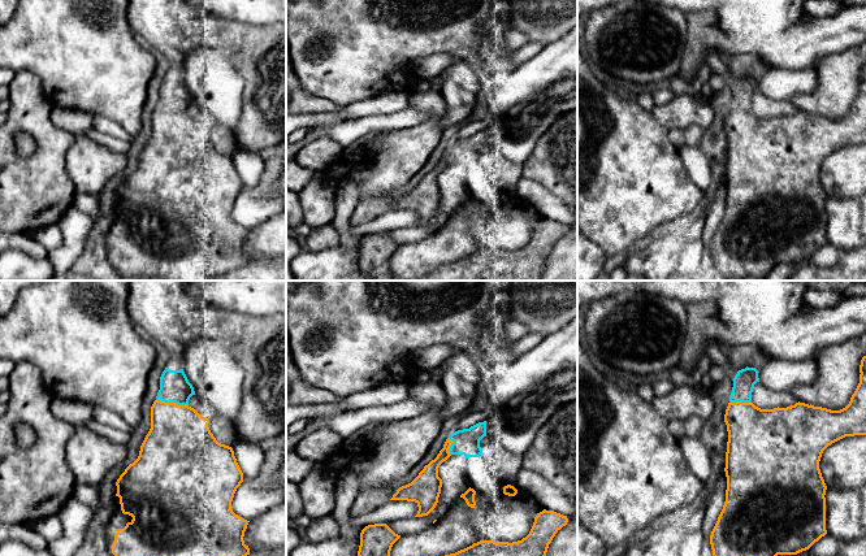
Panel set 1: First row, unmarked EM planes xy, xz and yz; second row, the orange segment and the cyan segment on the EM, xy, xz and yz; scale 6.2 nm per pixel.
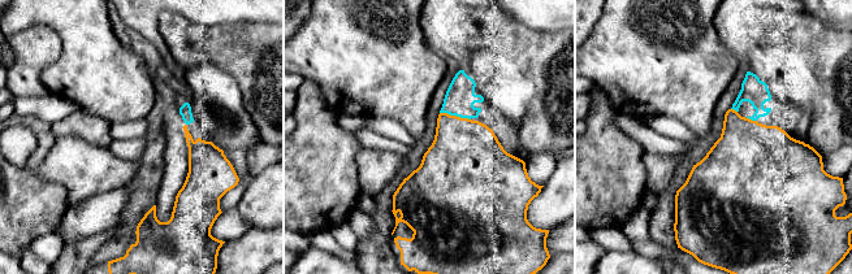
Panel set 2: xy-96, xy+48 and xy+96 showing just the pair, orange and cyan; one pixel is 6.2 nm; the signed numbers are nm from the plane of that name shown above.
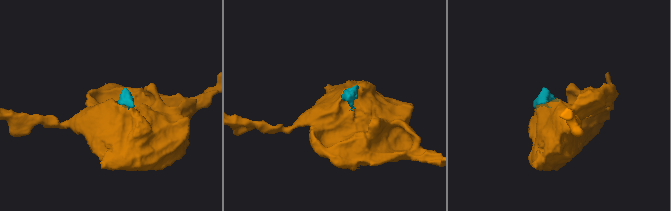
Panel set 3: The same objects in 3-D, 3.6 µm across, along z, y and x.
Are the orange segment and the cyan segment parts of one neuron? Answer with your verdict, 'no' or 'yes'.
yes

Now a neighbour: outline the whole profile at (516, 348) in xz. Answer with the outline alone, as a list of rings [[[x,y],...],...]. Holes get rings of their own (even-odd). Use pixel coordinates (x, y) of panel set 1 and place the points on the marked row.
[[[529,333],[516,342],[506,343],[506,347],[510,353],[516,359],[534,348],[538,343],[544,340],[544,338],[545,336],[540,334]]]

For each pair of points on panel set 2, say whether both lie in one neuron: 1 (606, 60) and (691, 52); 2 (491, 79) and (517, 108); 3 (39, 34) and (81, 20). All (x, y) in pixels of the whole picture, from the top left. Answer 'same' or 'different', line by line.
1: same
2: same
3: different

